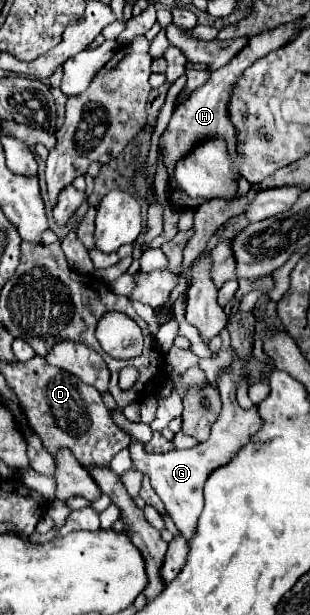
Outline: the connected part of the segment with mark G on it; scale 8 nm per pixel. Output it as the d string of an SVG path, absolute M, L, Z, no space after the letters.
M251 356L251 364L245 364L239 358L235 358L231 370L223 372L219 376L217 390L221 394L223 408L217 416L217 422L213 424L209 440L193 446L191 450L171 450L167 454L149 454L149 452L143 450L141 442L135 442L135 444L129 446L133 466L151 478L153 490L163 500L167 514L175 522L177 530L187 538L187 542L191 542L193 534L197 532L197 518L203 510L203 484L205 484L205 480L209 478L209 474L213 470L217 470L219 466L225 466L233 456L237 456L237 450L241 450L241 446L245 446L253 438L257 428L261 428L258 410L254 409L254 414L243 414L243 408L237 404L237 398L235 398L237 382L243 378L245 368L249 372L249 382L255 382L261 370L267 370L267 372L273 370L273 366L261 364L253 356Z

